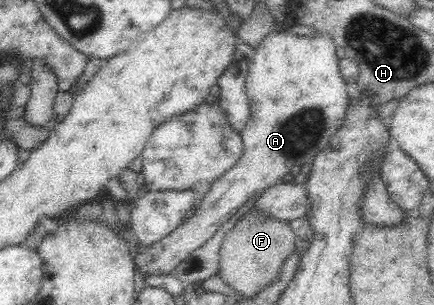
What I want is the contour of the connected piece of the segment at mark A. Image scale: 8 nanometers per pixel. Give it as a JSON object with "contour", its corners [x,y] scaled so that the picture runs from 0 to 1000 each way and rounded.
{"contour":[[[657,98],[629,102],[597,141],[567,252],[567,302],[576,325],[578,384],[553,430],[562,475],[560,508],[528,561],[484,607],[463,672],[440,715],[406,744],[403,757],[389,764],[378,784],[339,807],[329,836],[318,833],[309,846],[309,862],[320,872],[325,892],[362,902],[399,895],[417,856],[424,856],[449,816],[472,803],[505,757],[509,738],[532,718],[578,646],[647,597],[647,587],[668,567],[680,541],[691,548],[703,534],[714,534],[735,498],[749,495],[763,449],[790,410],[795,364],[804,351],[800,275],[786,252],[772,157],[760,121],[742,115],[737,102],[726,121],[684,121]]]}

